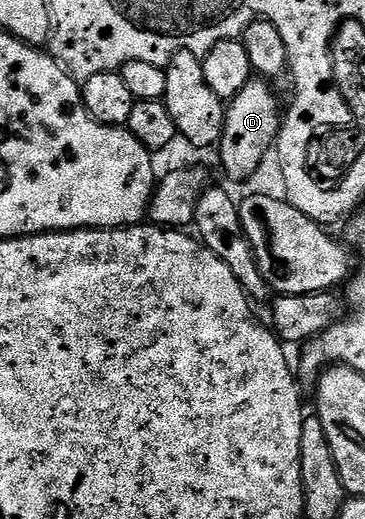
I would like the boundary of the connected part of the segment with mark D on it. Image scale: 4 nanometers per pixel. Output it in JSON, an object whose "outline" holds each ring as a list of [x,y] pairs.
{"outline":[[[261,78],[249,80],[247,86],[243,86],[243,90],[239,90],[239,94],[235,94],[235,98],[228,101],[225,109],[225,125],[223,126],[219,151],[221,151],[221,168],[233,180],[249,182],[252,175],[255,174],[255,170],[259,168],[263,156],[276,145],[277,134],[281,130],[283,112],[282,109],[277,109],[276,94],[265,84],[268,83]]]}

